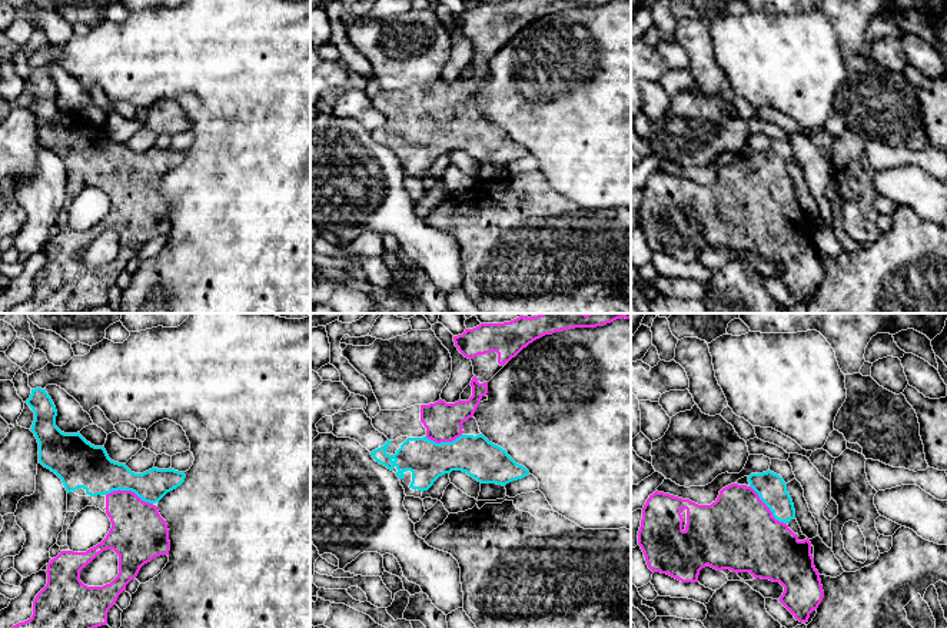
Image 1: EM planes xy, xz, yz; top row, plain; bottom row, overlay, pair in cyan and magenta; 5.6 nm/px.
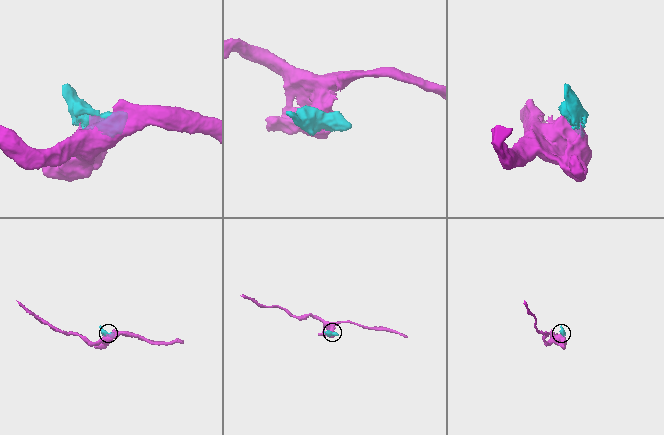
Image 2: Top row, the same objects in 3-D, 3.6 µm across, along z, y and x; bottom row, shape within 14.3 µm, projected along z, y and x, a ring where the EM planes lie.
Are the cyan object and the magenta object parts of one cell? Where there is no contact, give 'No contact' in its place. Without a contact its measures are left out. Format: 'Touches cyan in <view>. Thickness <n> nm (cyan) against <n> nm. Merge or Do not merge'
Touches cyan in xy. Thickness 240 nm (cyan) against 320 nm. Merge

